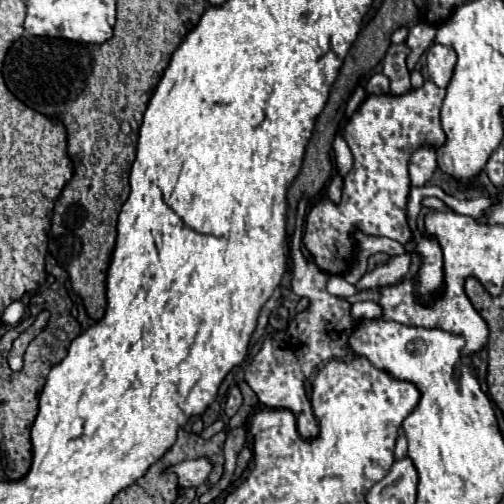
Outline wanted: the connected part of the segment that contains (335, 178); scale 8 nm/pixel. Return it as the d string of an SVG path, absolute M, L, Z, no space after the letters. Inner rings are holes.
M334 173L334 175L332 175L326 193L328 193L328 197L330 197L334 203L340 201L340 193L342 193L342 177L340 177L340 173Z

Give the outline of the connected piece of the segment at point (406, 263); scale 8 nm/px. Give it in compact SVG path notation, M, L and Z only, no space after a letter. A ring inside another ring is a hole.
M414 241L406 243L406 253L404 255L398 255L398 257L392 257L386 265L378 265L374 271L368 271L358 283L356 283L356 289L360 291L370 291L370 289L378 289L382 285L394 285L398 283L410 269L410 251L414 247Z

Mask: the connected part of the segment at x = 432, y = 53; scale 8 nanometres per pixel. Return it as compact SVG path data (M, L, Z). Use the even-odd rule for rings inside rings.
M434 43L428 49L428 53L426 53L426 63L428 63L430 79L438 87L444 89L450 83L450 77L452 77L454 67L456 67L456 53L454 53L454 49Z

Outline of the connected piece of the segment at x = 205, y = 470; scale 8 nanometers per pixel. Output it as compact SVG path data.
M194 459L194 461L182 461L176 465L168 467L166 473L176 473L178 475L178 485L188 489L188 487L198 487L208 479L212 471L212 463L208 459Z

